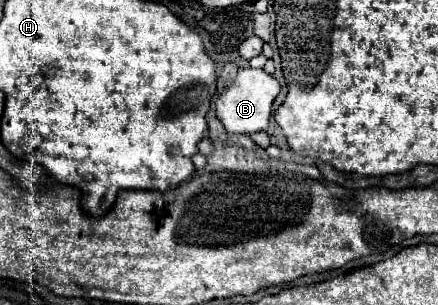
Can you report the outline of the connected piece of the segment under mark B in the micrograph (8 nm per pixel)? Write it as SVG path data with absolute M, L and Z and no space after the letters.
M240 68L234 84L216 98L216 116L230 134L264 132L268 130L270 116L274 114L274 100L280 90L282 86L272 74L254 68Z

